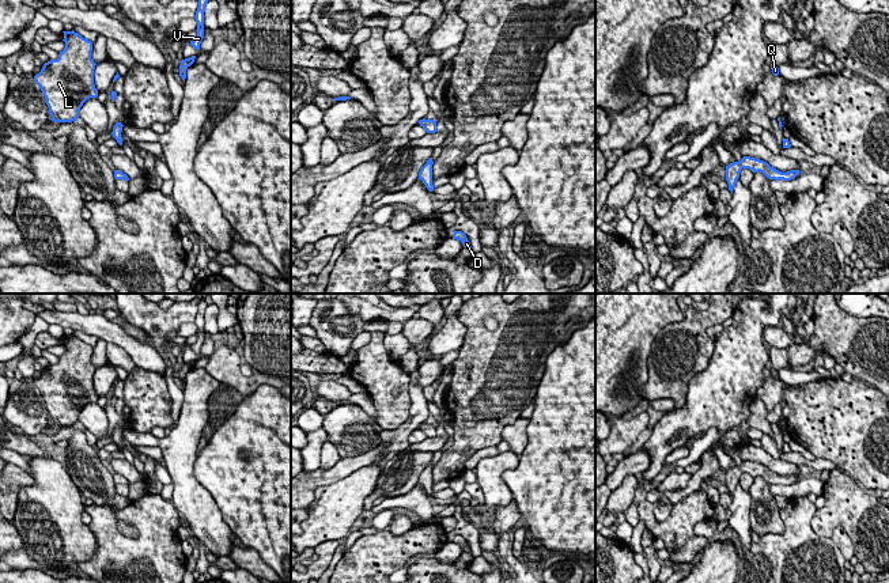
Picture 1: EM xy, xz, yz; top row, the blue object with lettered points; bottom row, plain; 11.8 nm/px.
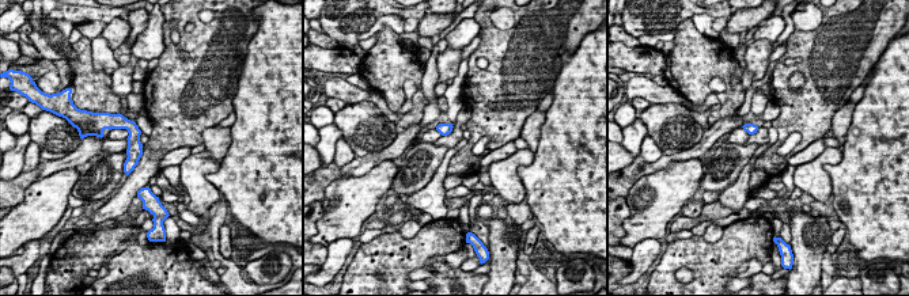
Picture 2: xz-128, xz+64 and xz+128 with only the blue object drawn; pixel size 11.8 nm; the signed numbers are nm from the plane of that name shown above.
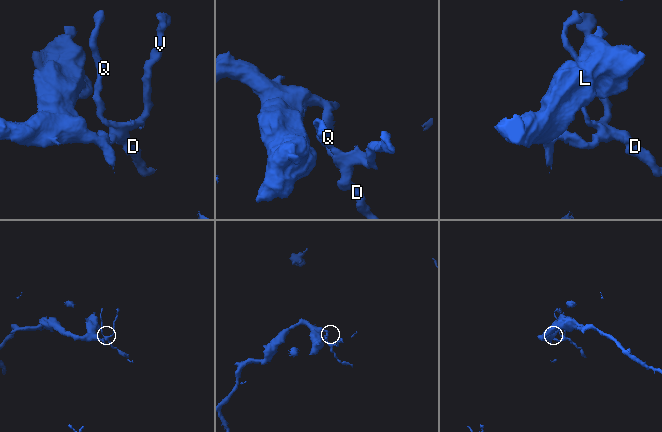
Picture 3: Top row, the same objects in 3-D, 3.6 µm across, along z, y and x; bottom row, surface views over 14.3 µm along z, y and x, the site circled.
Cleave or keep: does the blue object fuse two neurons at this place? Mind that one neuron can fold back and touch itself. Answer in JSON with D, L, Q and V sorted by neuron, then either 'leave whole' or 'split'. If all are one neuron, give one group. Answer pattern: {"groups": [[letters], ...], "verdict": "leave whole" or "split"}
{"groups": [["D", "Q", "V"], ["L"]], "verdict": "split"}

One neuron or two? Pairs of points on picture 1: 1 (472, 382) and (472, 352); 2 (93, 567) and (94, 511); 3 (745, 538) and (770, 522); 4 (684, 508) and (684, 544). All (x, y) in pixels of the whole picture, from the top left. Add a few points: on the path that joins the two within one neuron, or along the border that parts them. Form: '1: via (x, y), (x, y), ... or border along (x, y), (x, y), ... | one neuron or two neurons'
1: via (476, 375), (476, 359) | one neuron
2: via (105, 553), (105, 525) | one neuron
3: border along (751, 496), (749, 526), (752, 529) | two neurons
4: via (684, 517), (684, 536) | one neuron

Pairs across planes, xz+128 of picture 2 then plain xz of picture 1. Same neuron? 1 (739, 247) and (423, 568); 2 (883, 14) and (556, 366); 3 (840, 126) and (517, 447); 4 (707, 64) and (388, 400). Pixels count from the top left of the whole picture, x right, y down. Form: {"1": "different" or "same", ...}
{"1": "different", "2": "different", "3": "same", "4": "same"}

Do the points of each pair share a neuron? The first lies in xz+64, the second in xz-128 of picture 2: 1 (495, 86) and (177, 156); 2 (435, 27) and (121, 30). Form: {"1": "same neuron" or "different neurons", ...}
{"1": "different neurons", "2": "same neuron"}

